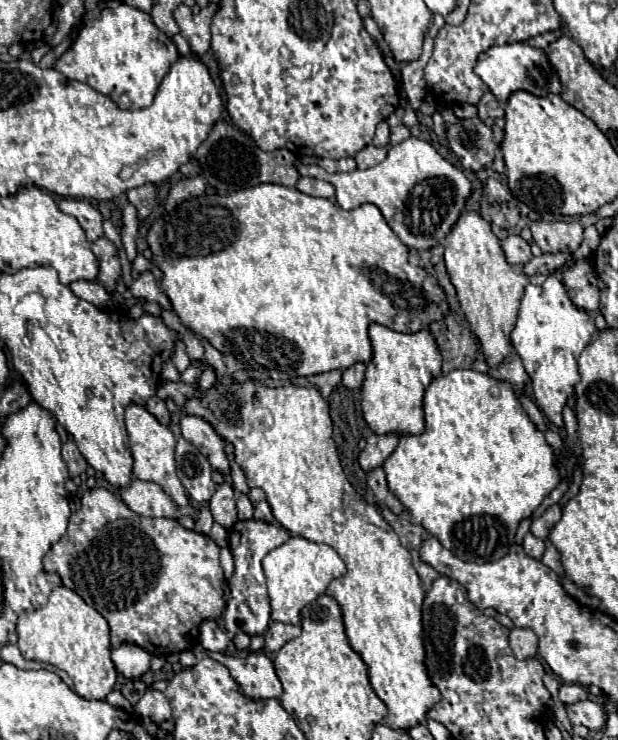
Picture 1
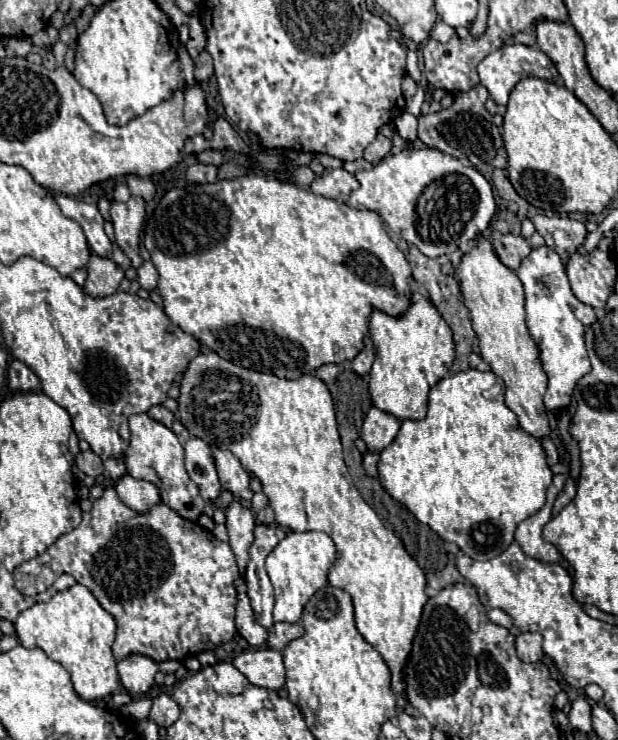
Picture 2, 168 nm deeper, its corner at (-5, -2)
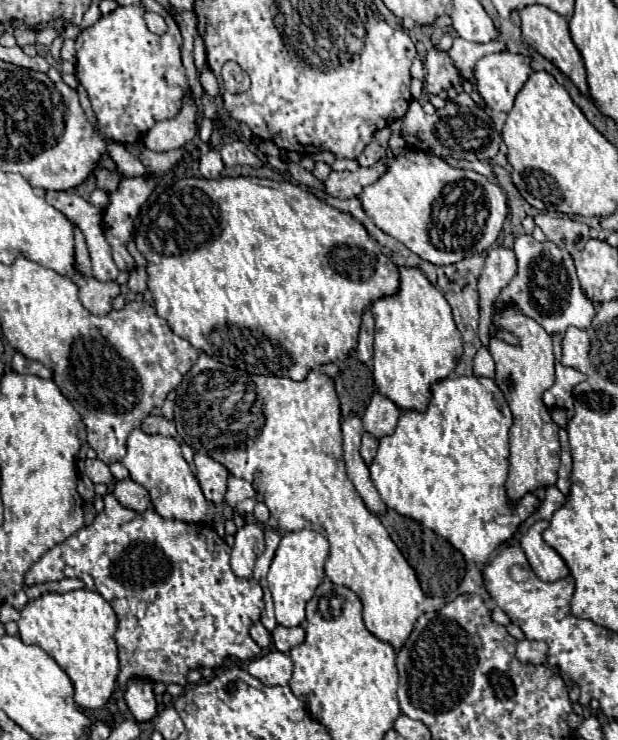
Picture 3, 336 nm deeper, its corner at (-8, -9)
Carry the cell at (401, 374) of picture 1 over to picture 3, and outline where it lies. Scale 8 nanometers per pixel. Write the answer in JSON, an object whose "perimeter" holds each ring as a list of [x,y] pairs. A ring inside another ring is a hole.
{"perimeter":[[[398,267],[400,287],[394,295],[380,297],[372,303],[372,313],[376,319],[376,339],[374,339],[374,381],[378,391],[390,397],[400,409],[424,411],[430,401],[430,385],[448,377],[458,359],[462,357],[462,333],[456,329],[452,311],[444,295],[428,281],[420,267]]]}

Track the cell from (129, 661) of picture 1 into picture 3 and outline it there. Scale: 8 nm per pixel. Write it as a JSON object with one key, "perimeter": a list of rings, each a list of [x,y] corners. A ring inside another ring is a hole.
{"perimeter":[[[132,679],[126,689],[126,705],[136,717],[136,721],[146,723],[156,715],[156,701],[152,693],[152,683],[144,679]]]}

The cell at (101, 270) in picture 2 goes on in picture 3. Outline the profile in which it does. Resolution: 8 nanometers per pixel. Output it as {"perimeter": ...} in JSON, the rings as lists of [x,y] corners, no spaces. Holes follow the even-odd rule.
{"perimeter":[[[94,277],[84,279],[80,285],[80,303],[92,313],[92,315],[108,315],[112,311],[112,299],[120,293],[120,285],[116,281],[102,283]]]}

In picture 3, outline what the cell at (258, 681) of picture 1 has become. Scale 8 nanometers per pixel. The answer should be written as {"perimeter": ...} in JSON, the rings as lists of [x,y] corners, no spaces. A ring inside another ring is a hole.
{"perimeter":[[[270,651],[248,665],[248,673],[258,677],[264,685],[286,685],[292,677],[292,659],[282,651]]]}

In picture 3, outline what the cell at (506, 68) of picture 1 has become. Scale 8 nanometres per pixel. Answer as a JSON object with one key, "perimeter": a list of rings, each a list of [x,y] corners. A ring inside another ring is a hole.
{"perimeter":[[[508,51],[486,55],[474,67],[476,89],[482,95],[486,107],[504,113],[512,109],[514,97],[530,73],[530,57],[514,55]]]}

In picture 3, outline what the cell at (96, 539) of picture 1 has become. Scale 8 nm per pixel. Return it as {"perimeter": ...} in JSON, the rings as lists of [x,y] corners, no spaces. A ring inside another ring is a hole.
{"perimeter":[[[108,493],[104,497],[104,511],[100,515],[96,515],[96,519],[92,521],[92,525],[82,527],[80,531],[76,531],[72,537],[68,537],[64,543],[56,545],[54,549],[50,549],[30,571],[26,577],[26,585],[34,585],[34,583],[46,583],[46,581],[60,581],[64,577],[78,577],[86,583],[88,591],[96,591],[100,593],[116,611],[118,615],[118,631],[116,631],[116,645],[118,645],[118,659],[120,659],[120,675],[118,675],[118,685],[122,691],[126,691],[126,685],[130,679],[148,679],[152,683],[160,681],[164,685],[188,685],[188,671],[190,669],[198,669],[198,667],[220,667],[222,661],[226,657],[238,657],[238,659],[252,659],[256,655],[260,655],[260,647],[256,645],[256,641],[250,637],[250,627],[252,623],[260,621],[260,613],[264,609],[264,601],[262,601],[262,587],[256,581],[244,581],[238,579],[232,569],[230,569],[230,547],[226,545],[226,541],[222,537],[218,537],[218,533],[204,525],[204,523],[184,523],[178,519],[164,519],[160,517],[154,509],[146,509],[142,513],[132,511],[122,507],[116,497],[112,493]]]}

